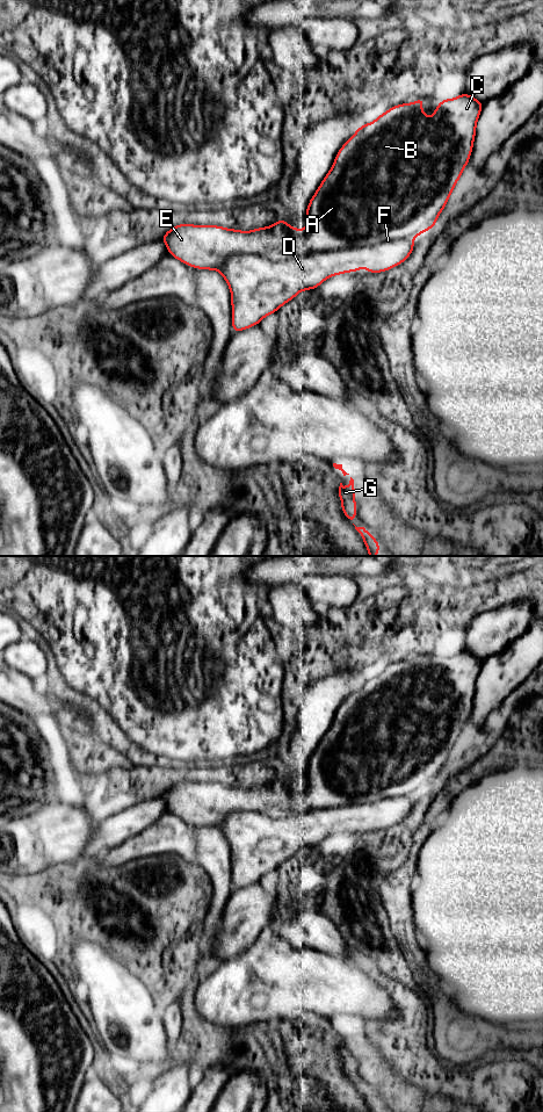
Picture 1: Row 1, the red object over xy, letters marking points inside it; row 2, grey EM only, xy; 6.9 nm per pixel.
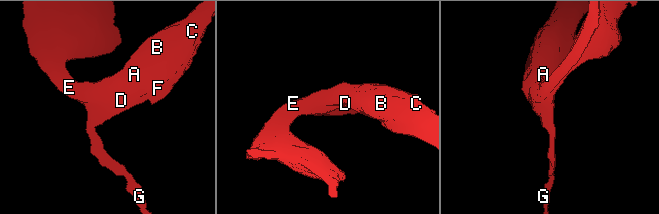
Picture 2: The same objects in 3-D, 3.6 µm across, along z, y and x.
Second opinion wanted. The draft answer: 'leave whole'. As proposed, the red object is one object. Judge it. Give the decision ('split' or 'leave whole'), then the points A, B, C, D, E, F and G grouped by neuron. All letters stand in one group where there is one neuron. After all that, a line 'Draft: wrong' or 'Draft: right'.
leave whole | A B C D E F G
Draft: right

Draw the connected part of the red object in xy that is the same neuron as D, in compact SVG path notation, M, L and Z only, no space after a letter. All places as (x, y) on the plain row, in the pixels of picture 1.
M462 650L454 656L440 658L439 663L433 669L432 676L427 674L425 669L421 667L423 660L425 656L420 655L412 660L400 660L391 664L384 671L378 672L375 678L362 681L354 689L354 692L340 705L331 727L309 758L307 766L305 767L306 784L304 787L290 784L287 777L277 777L276 780L270 784L261 784L251 788L226 786L219 782L178 781L160 795L167 803L169 813L184 822L197 826L218 828L222 831L231 849L233 890L259 882L265 874L275 871L285 860L297 854L301 849L316 846L332 833L349 829L355 830L362 825L367 825L370 831L376 831L401 822L414 807L413 795L435 784L441 768L447 764L447 759L456 741L465 723L469 721L476 694L476 683L484 660L470 651Z

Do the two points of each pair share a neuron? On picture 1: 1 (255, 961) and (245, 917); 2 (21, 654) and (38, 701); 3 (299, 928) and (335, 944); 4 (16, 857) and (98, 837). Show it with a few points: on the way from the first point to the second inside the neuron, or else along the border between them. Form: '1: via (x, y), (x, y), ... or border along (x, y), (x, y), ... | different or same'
1: border along (256, 938), (240, 953), (229, 959) | different
2: border along (12, 668), (30, 678) | different
3: via (309, 928), (326, 938) | same
4: border along (101, 815), (81, 858) | different

